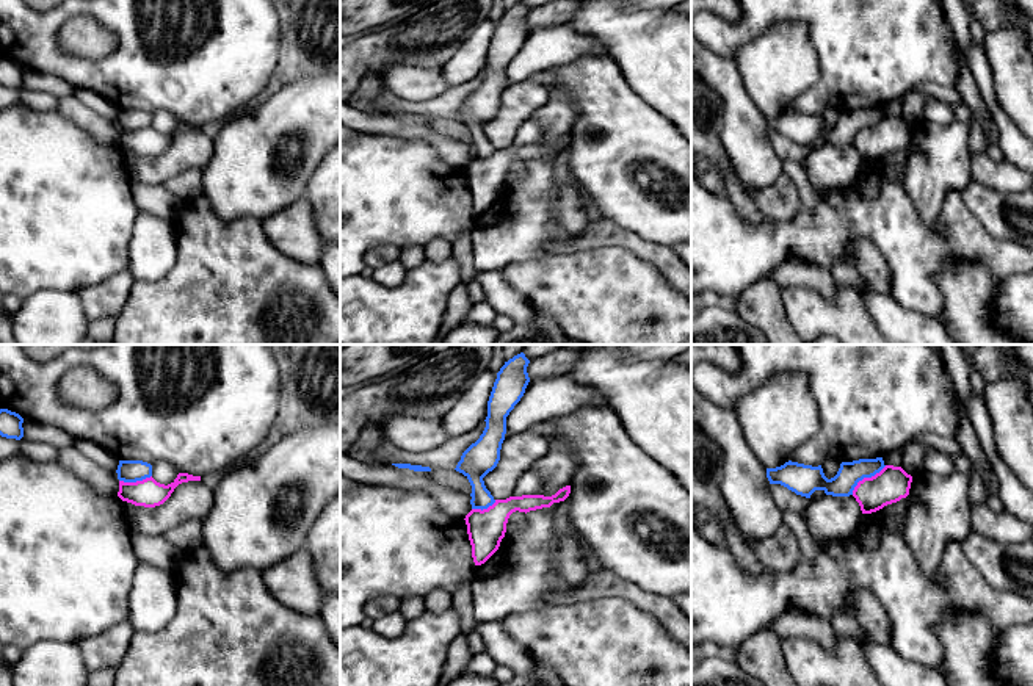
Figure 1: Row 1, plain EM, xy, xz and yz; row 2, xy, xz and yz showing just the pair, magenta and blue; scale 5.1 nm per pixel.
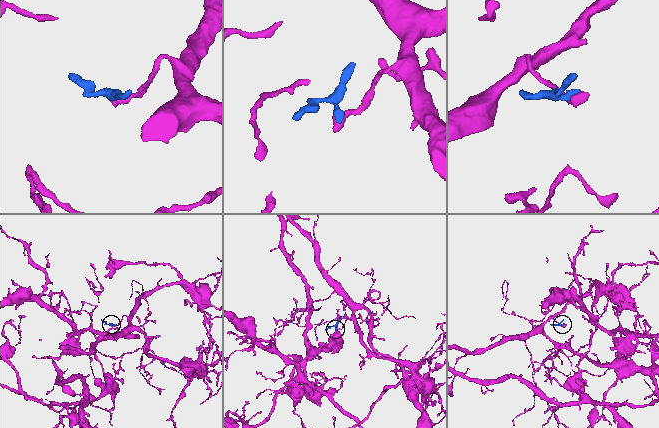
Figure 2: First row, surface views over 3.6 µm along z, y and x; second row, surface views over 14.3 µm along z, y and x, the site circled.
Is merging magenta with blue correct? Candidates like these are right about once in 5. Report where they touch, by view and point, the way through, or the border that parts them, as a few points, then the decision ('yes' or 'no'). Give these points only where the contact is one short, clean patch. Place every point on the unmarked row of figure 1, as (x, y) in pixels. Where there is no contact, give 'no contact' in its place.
contact yz (866, 127); border yz (886, 115), (873, 124), (864, 126), (851, 143); no

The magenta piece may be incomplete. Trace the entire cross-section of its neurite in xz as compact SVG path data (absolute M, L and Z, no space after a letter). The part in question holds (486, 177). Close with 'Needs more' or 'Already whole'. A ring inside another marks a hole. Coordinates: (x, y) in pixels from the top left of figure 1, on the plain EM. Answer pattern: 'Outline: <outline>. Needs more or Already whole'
Outline: M571 135L560 138L552 146L522 144L506 149L495 149L488 158L472 158L466 164L467 183L472 194L475 215L484 213L500 196L506 182L506 172L513 161L530 161L550 157L553 152L564 150L571 143Z. Already whole

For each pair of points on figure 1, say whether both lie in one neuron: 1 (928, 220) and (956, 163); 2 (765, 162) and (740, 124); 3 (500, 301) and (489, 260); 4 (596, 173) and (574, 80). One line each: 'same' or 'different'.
1: same
2: same
3: different
4: same

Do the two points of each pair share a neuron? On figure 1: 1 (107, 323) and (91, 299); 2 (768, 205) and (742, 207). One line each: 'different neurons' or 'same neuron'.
1: different neurons
2: different neurons

